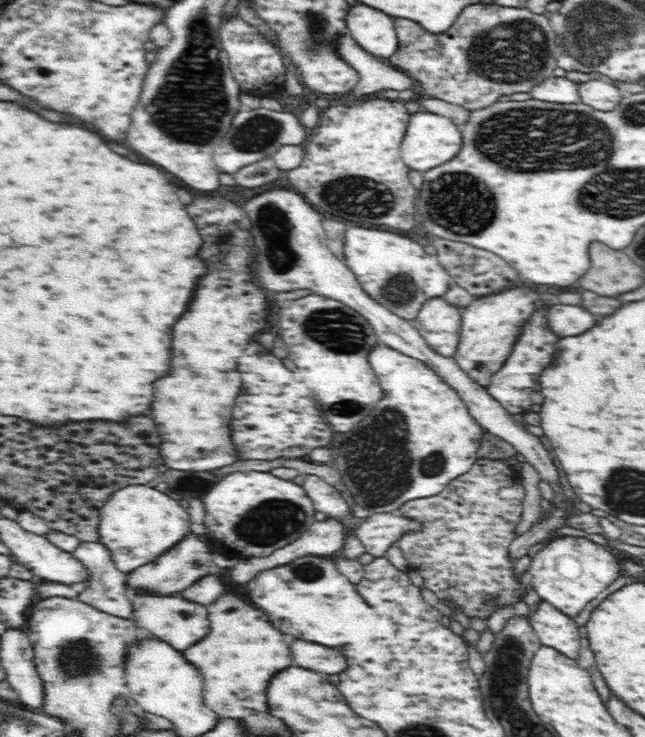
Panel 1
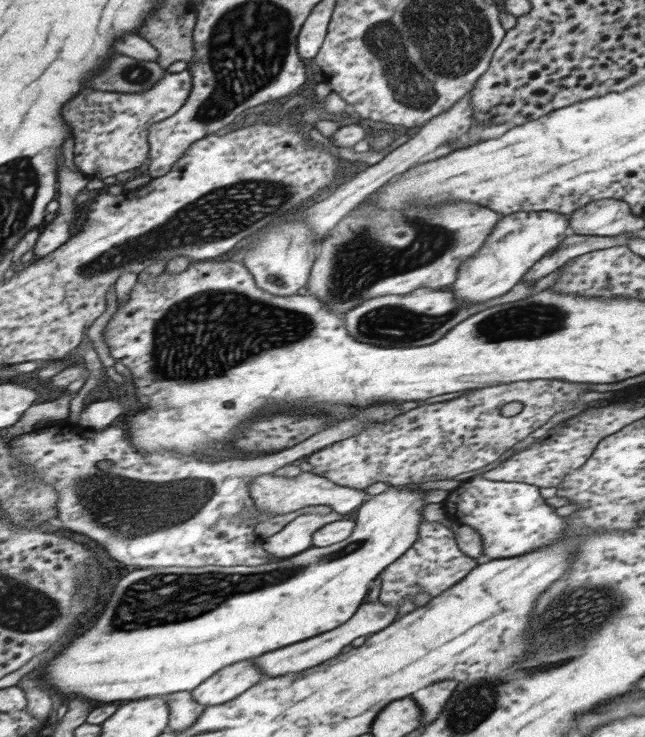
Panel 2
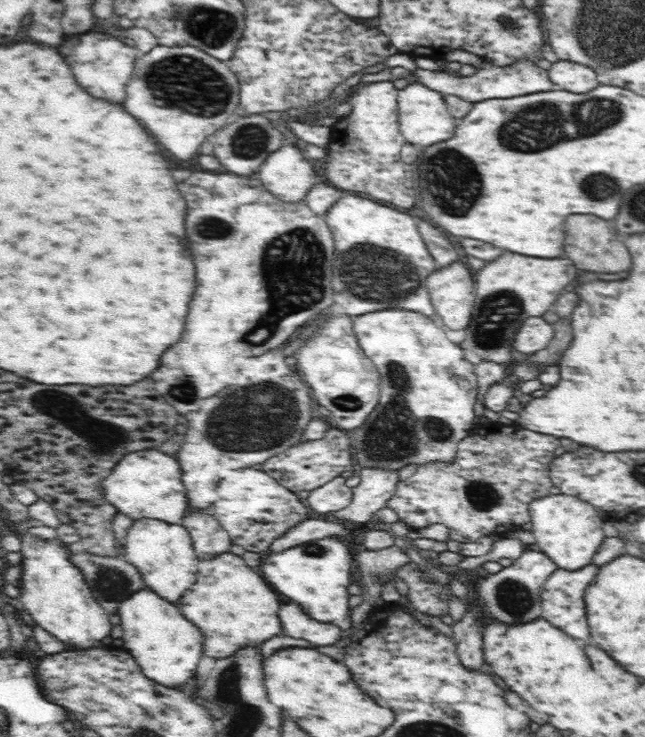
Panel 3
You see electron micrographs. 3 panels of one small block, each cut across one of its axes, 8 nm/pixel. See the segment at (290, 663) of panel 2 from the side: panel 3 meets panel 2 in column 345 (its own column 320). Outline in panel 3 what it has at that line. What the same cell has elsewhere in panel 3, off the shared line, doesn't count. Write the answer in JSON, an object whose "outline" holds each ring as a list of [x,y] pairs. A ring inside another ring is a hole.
{"outline":[[[293,602],[280,606],[280,620],[286,636],[302,638],[312,644],[311,648],[320,646],[334,646],[342,637],[343,630],[329,622],[316,622],[314,618],[308,618],[300,606]]]}

